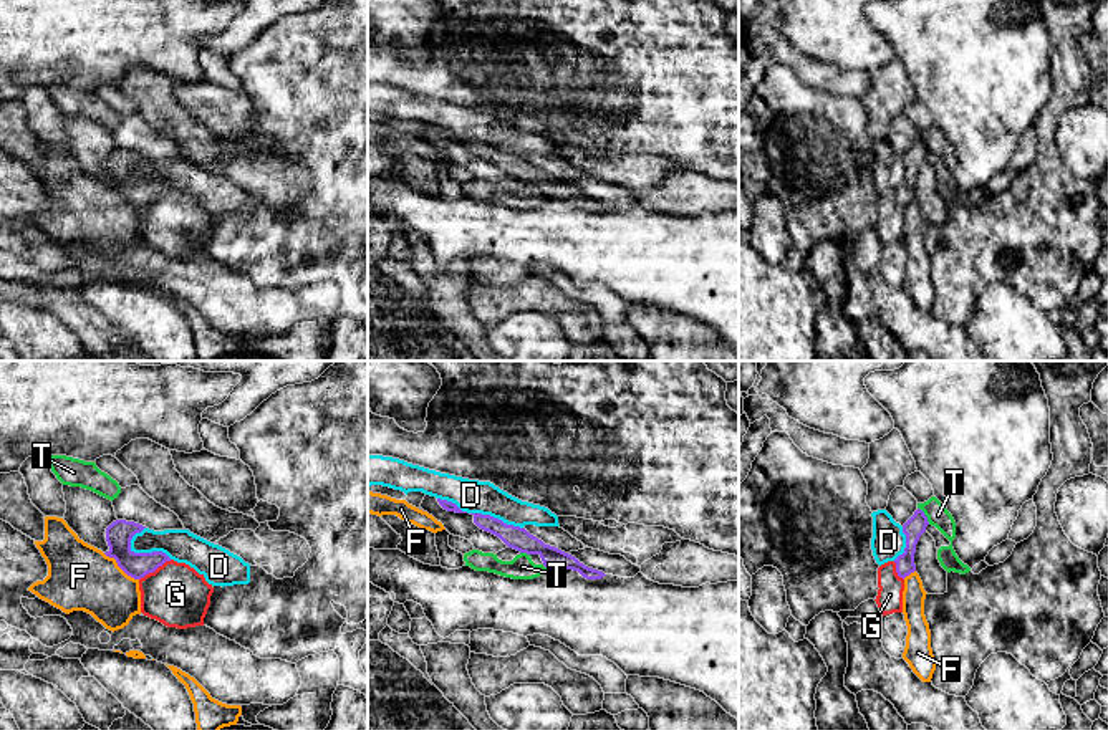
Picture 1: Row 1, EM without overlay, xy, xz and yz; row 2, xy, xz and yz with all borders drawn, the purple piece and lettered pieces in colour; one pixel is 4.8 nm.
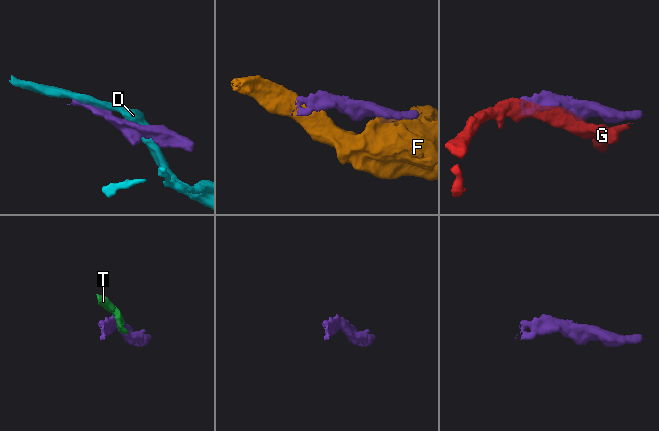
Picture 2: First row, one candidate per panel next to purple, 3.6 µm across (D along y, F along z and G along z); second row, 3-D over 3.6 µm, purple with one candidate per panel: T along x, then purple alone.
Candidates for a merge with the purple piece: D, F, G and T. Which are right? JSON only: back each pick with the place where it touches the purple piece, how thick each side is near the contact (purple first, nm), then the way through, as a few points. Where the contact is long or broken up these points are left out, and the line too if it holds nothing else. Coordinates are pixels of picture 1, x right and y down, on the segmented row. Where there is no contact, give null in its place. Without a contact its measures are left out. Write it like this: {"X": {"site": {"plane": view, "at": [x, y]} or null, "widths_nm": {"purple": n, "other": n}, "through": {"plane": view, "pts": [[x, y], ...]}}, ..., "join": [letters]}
{"join": []}

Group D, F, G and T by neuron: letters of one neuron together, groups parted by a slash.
D / F / G / T

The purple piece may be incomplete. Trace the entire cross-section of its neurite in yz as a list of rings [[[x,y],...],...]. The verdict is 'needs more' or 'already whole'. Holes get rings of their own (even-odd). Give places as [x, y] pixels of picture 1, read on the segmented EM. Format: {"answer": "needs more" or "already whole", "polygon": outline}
{"answer": "already whole", "polygon": [[[916,510],[914,515],[903,525],[903,533],[906,535],[906,548],[904,553],[899,555],[896,563],[896,573],[899,578],[906,578],[911,573],[916,571],[914,564],[914,553],[916,545],[919,541],[919,536],[926,531],[926,526],[929,525],[927,516],[923,510]]]}

